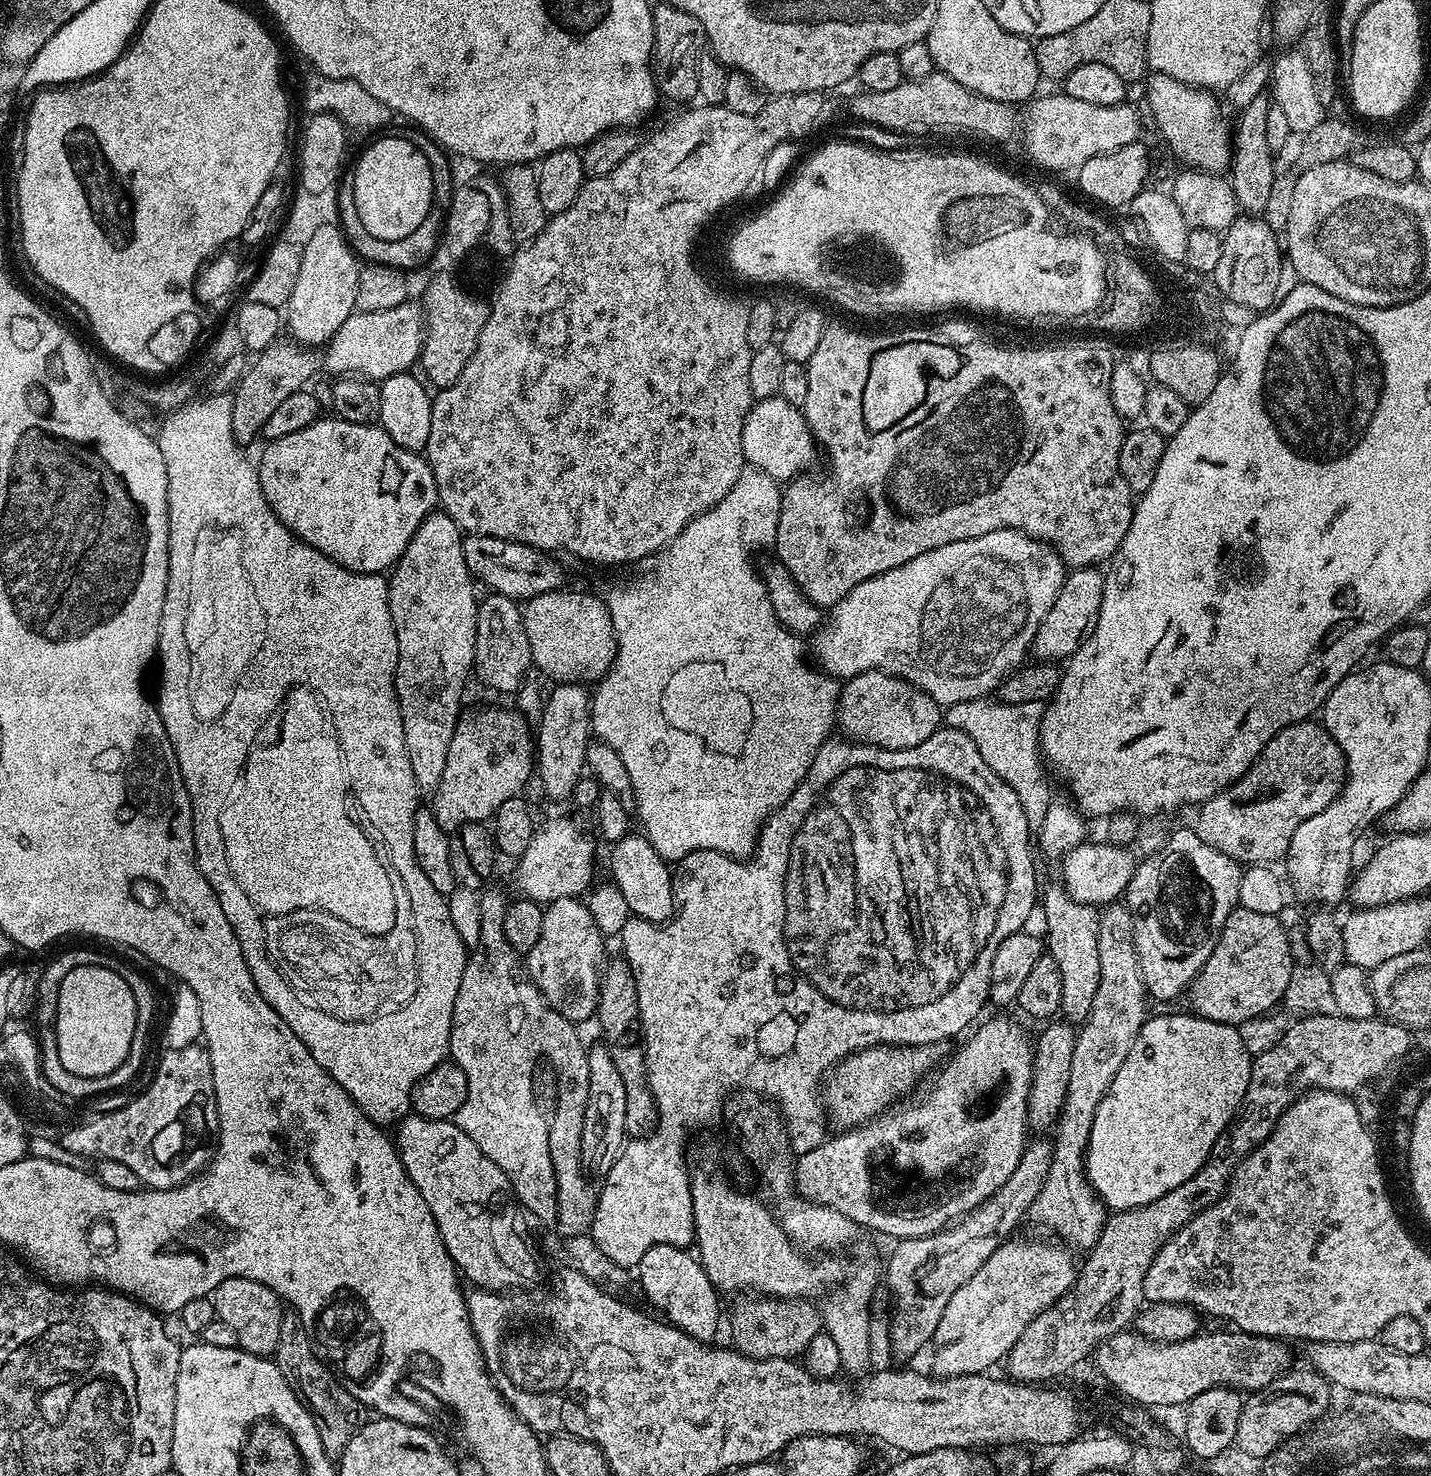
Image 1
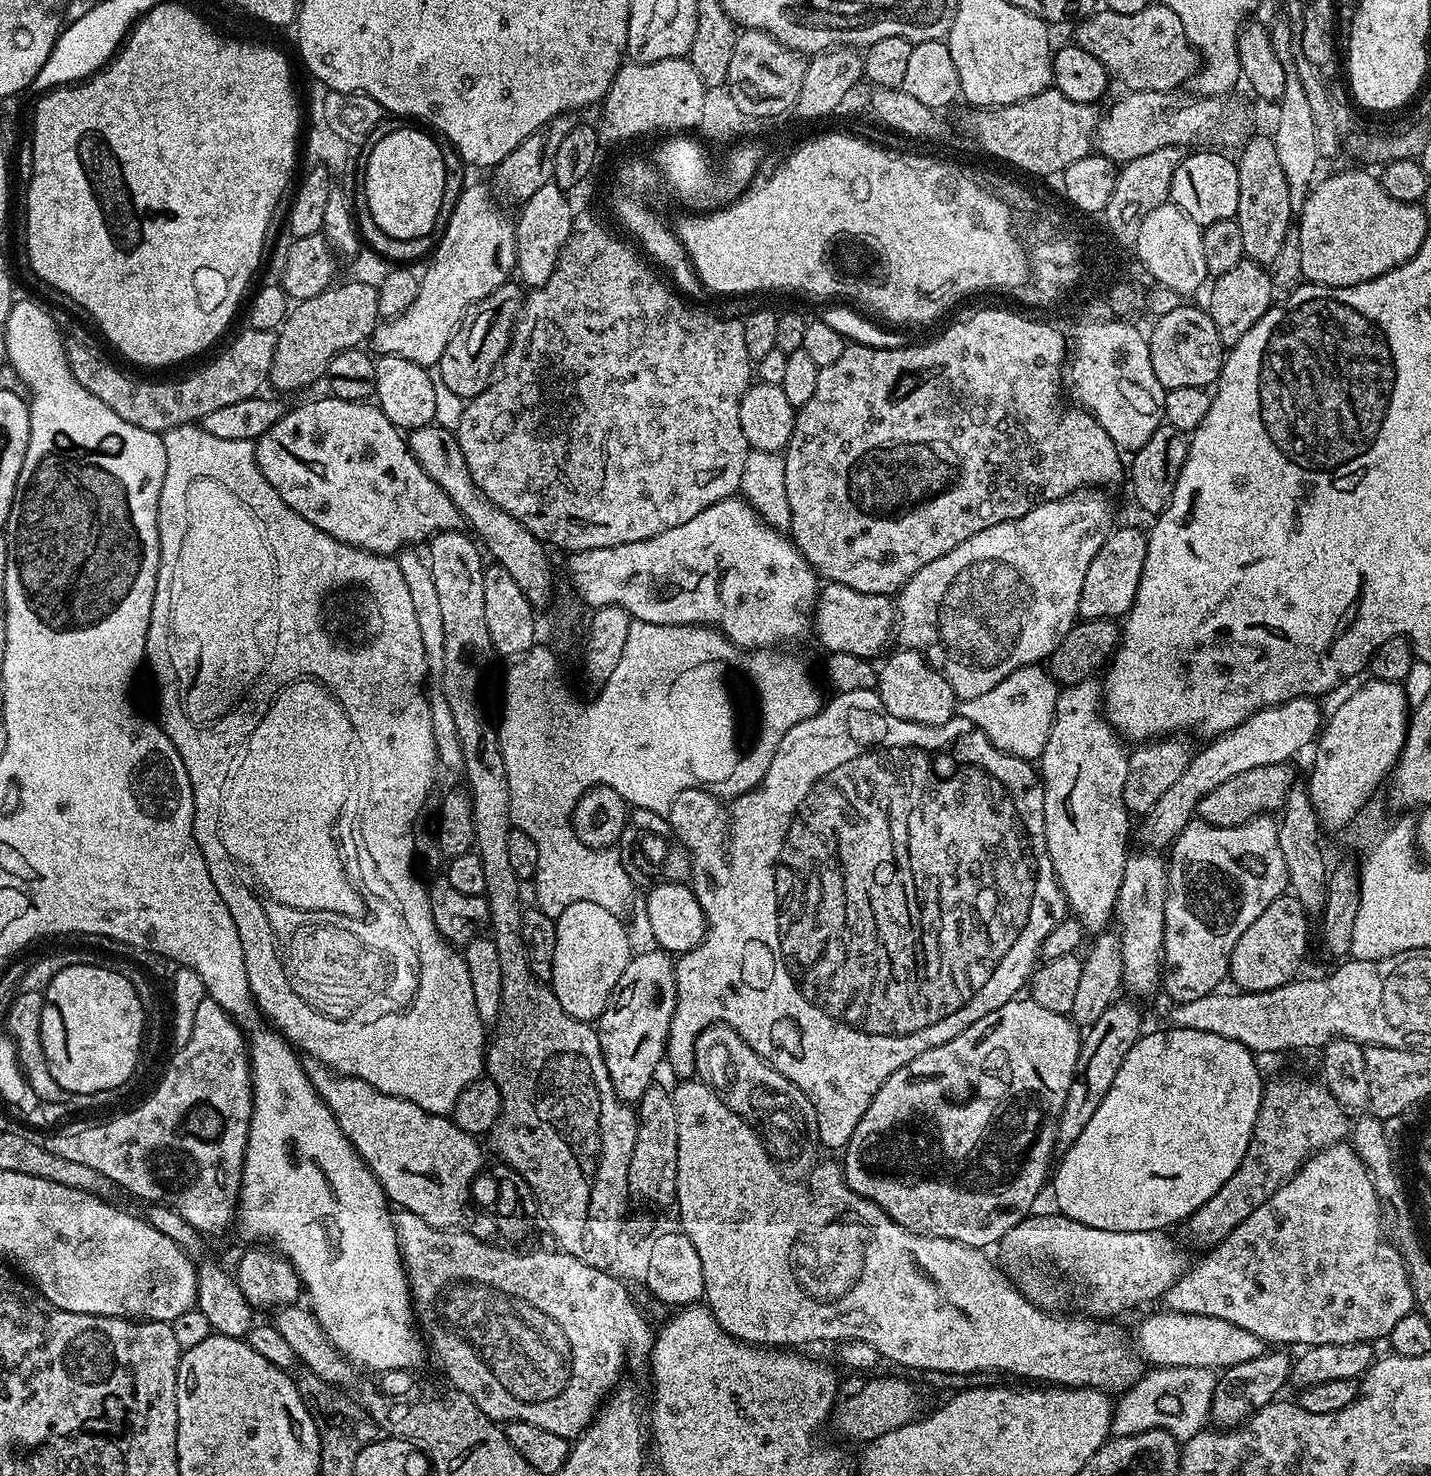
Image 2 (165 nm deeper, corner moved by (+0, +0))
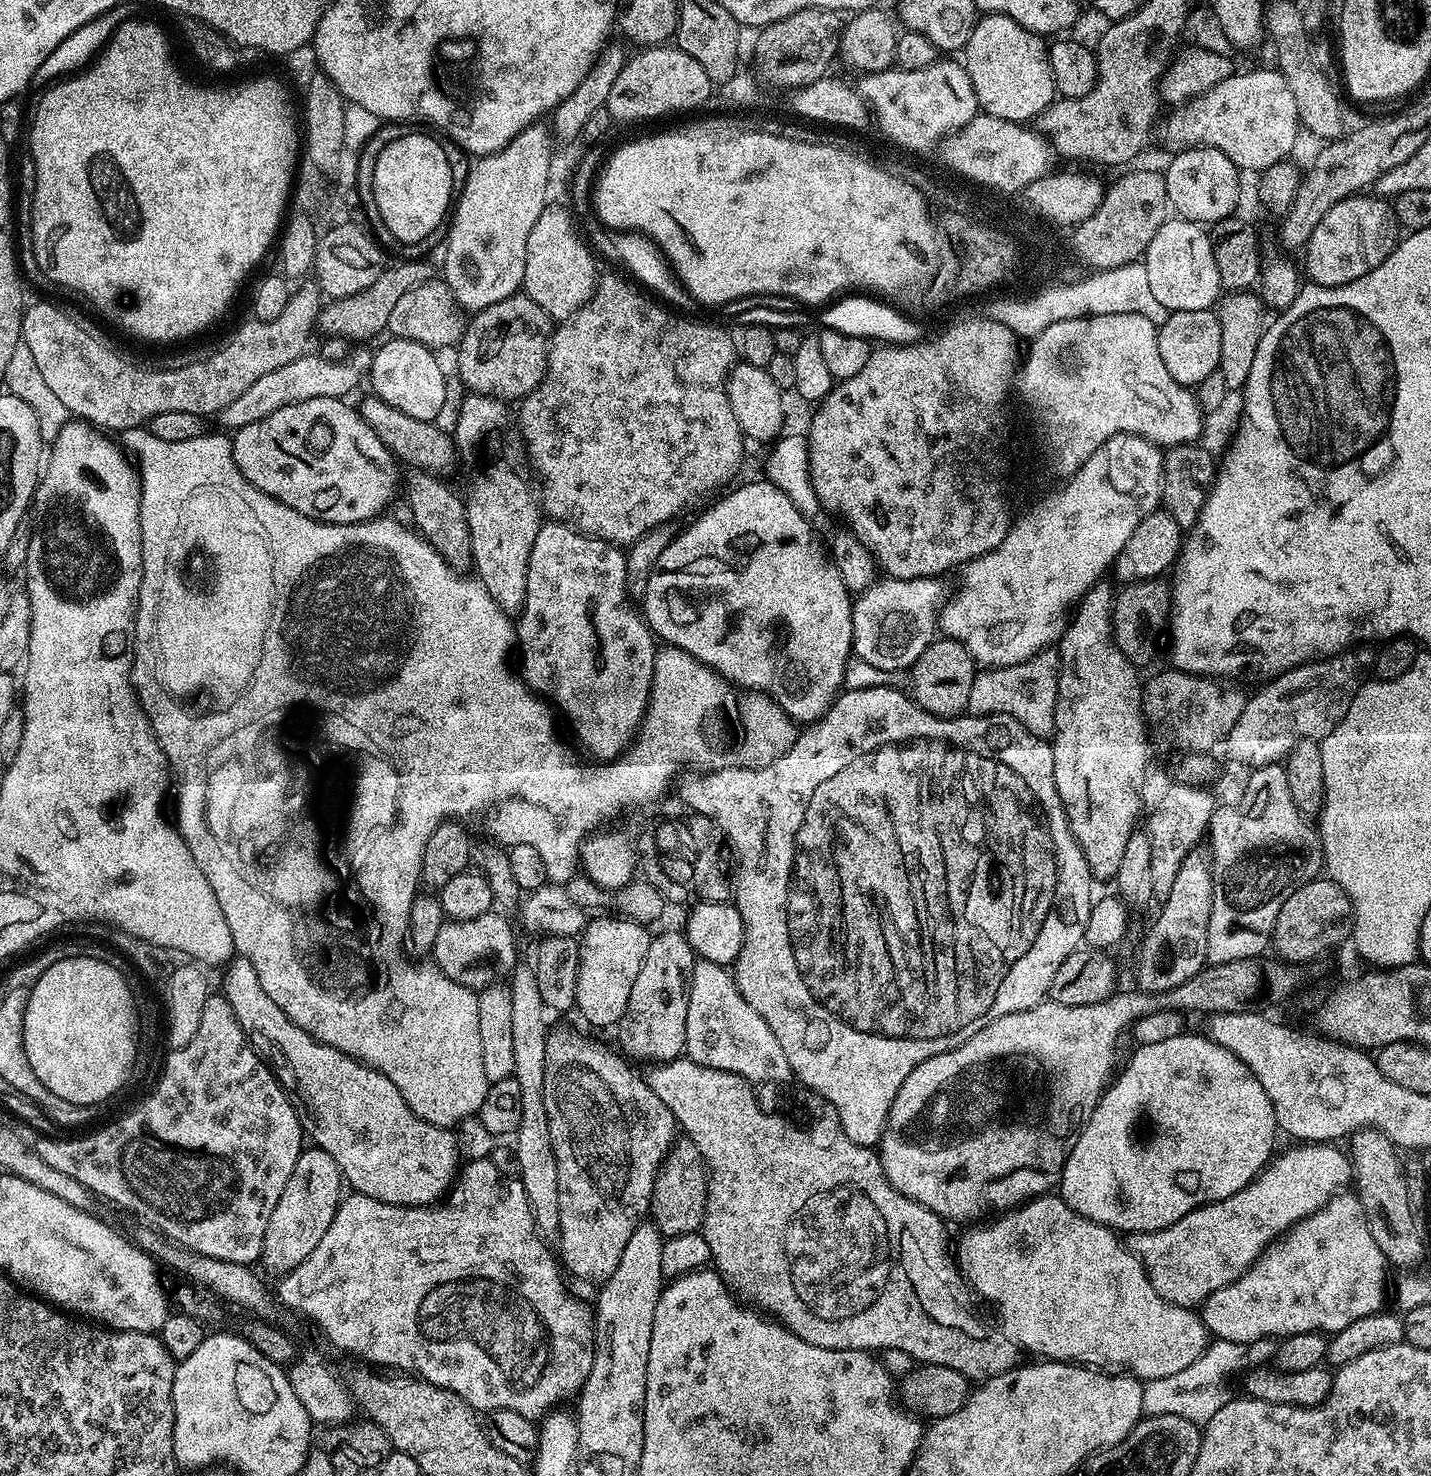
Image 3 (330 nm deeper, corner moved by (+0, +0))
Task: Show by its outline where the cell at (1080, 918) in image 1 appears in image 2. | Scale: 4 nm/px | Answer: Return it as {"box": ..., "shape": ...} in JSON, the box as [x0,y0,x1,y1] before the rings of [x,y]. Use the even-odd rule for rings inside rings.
{"box":[1038,678,1130,934],"shape":[[[1089,678],[1080,684],[1069,684],[1059,689],[1050,738],[1046,738],[1044,753],[1038,761],[1038,775],[1044,786],[1046,850],[1050,854],[1056,880],[1064,892],[1067,907],[1088,934],[1099,934],[1113,923],[1122,874],[1130,855],[1130,813],[1124,804],[1129,753],[1126,748],[1124,752],[1125,745],[1118,739],[1112,725],[1102,718],[1102,688],[1094,681],[1095,679]]]}

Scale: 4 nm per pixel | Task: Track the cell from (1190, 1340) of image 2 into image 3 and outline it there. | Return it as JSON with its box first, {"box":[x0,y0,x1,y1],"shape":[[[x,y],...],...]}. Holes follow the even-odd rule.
{"box":[954,1194,1210,1382],"shape":[[[1059,1194],[1037,1196],[997,1216],[1000,1216],[997,1220],[992,1220],[989,1224],[982,1225],[981,1228],[970,1229],[961,1238],[960,1245],[957,1248],[955,1245],[954,1259],[967,1287],[969,1284],[982,1299],[989,1300],[996,1307],[996,1316],[1000,1319],[1001,1330],[999,1329],[999,1331],[1009,1344],[1017,1349],[1025,1348],[1026,1351],[1033,1352],[1036,1355],[1033,1357],[1036,1358],[1058,1360],[1062,1364],[1078,1364],[1097,1370],[1123,1370],[1144,1382],[1176,1374],[1180,1370],[1186,1369],[1204,1354],[1204,1349],[1210,1343],[1210,1333],[1204,1327],[1203,1319],[1193,1309],[1171,1304],[1169,1300],[1162,1298],[1162,1294],[1158,1294],[1158,1290],[1154,1290],[1139,1256],[1125,1241],[1125,1245],[1120,1241],[1123,1239],[1113,1229],[1078,1214]]]}

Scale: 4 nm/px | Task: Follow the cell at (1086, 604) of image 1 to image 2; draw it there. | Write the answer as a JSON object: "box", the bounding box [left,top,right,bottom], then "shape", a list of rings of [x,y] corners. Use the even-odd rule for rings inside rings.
{"box":[1078,528,1148,621],"shape":[[[1120,528],[1115,532],[1116,529],[1105,539],[1086,570],[1078,611],[1081,621],[1123,617],[1136,597],[1138,582],[1142,578],[1148,538],[1143,531],[1140,533],[1136,528]]]}

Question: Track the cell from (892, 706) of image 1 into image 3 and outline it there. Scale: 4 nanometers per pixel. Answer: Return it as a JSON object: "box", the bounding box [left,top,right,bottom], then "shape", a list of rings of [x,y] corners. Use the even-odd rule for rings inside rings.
{"box":[910,639,978,716],"shape":[[[933,639],[930,647],[917,658],[910,669],[912,675],[910,695],[920,707],[935,716],[961,715],[970,702],[970,686],[974,686],[977,671],[978,665],[966,645],[958,640]]]}

